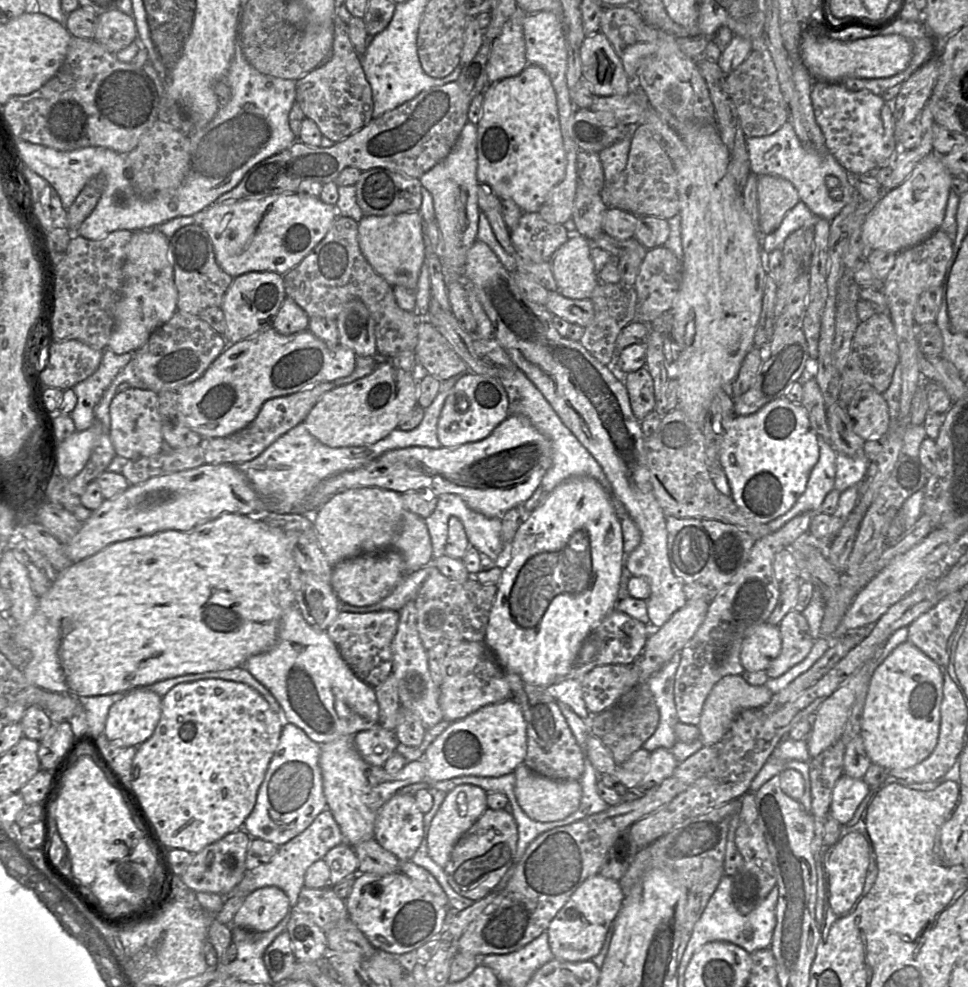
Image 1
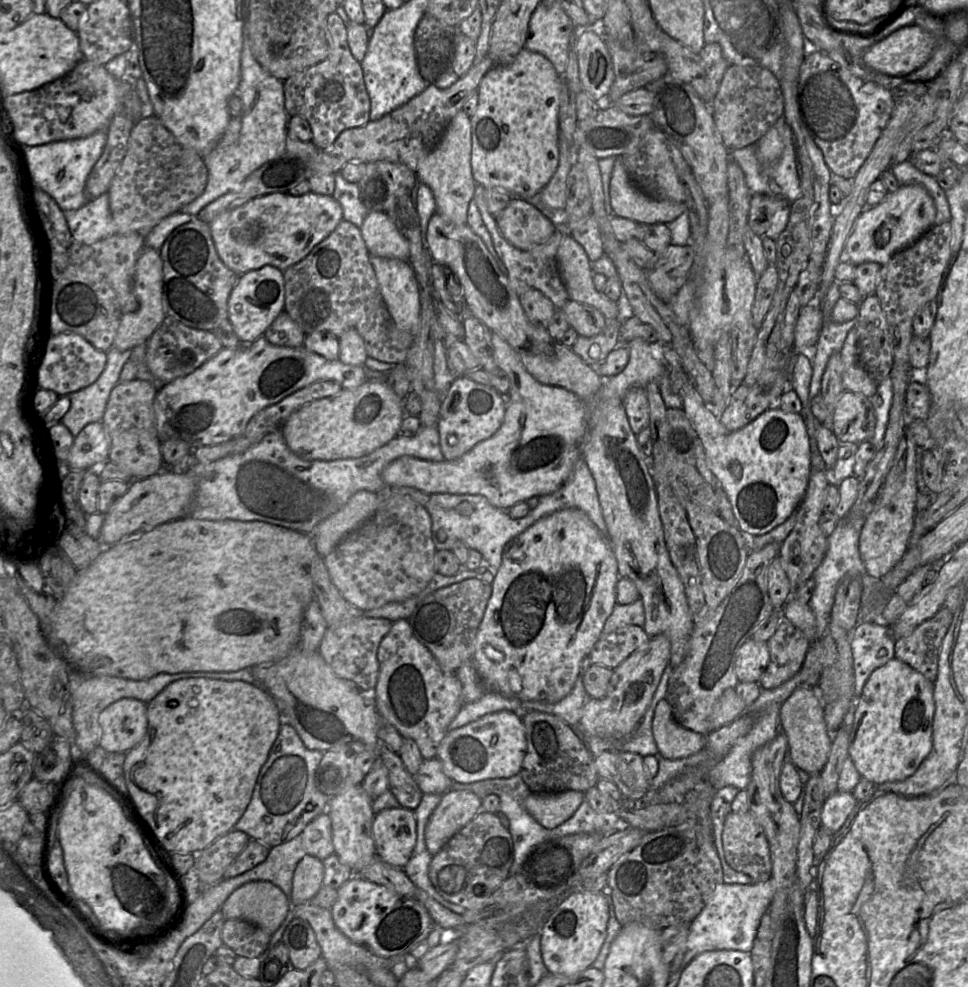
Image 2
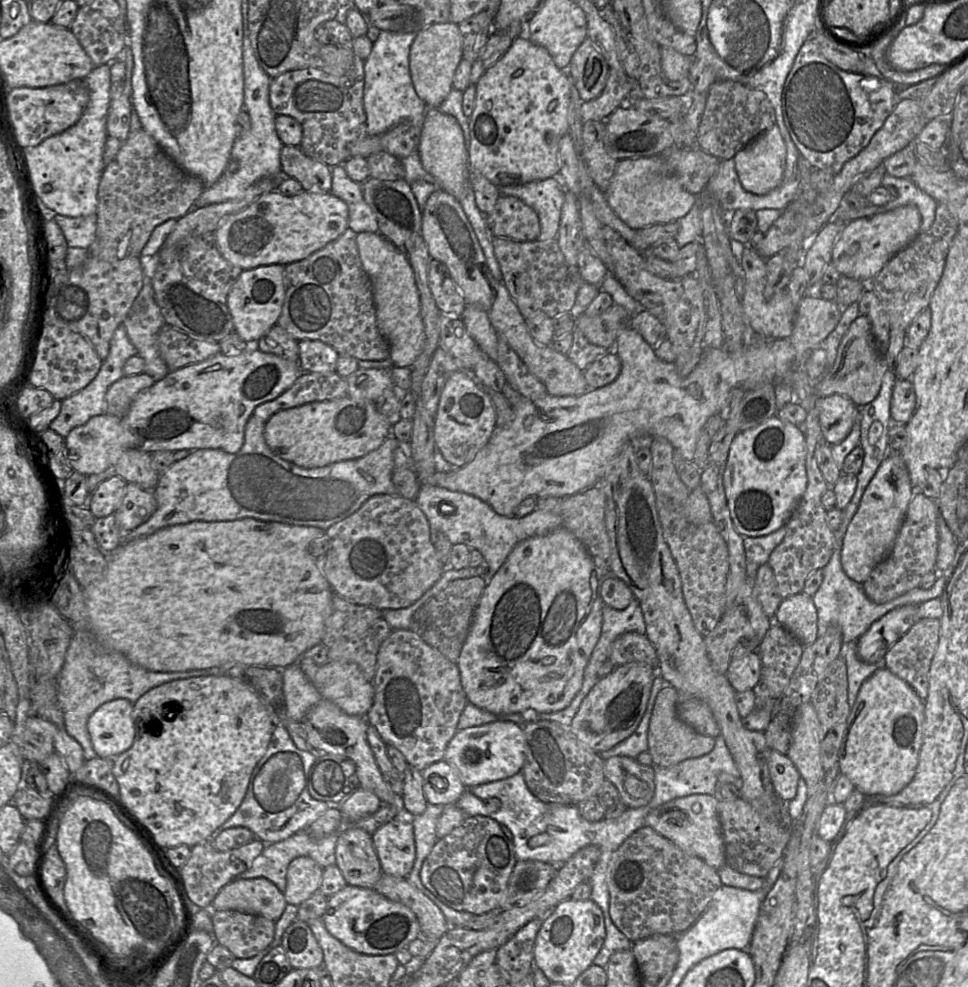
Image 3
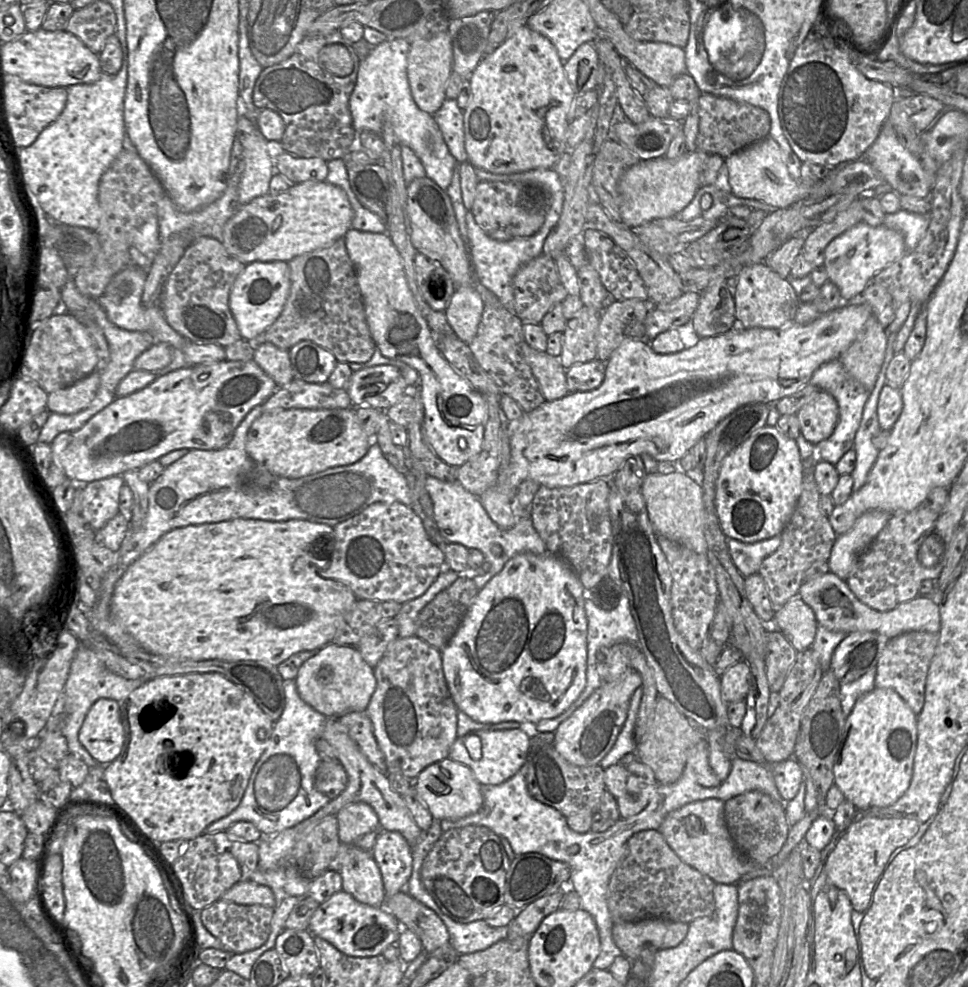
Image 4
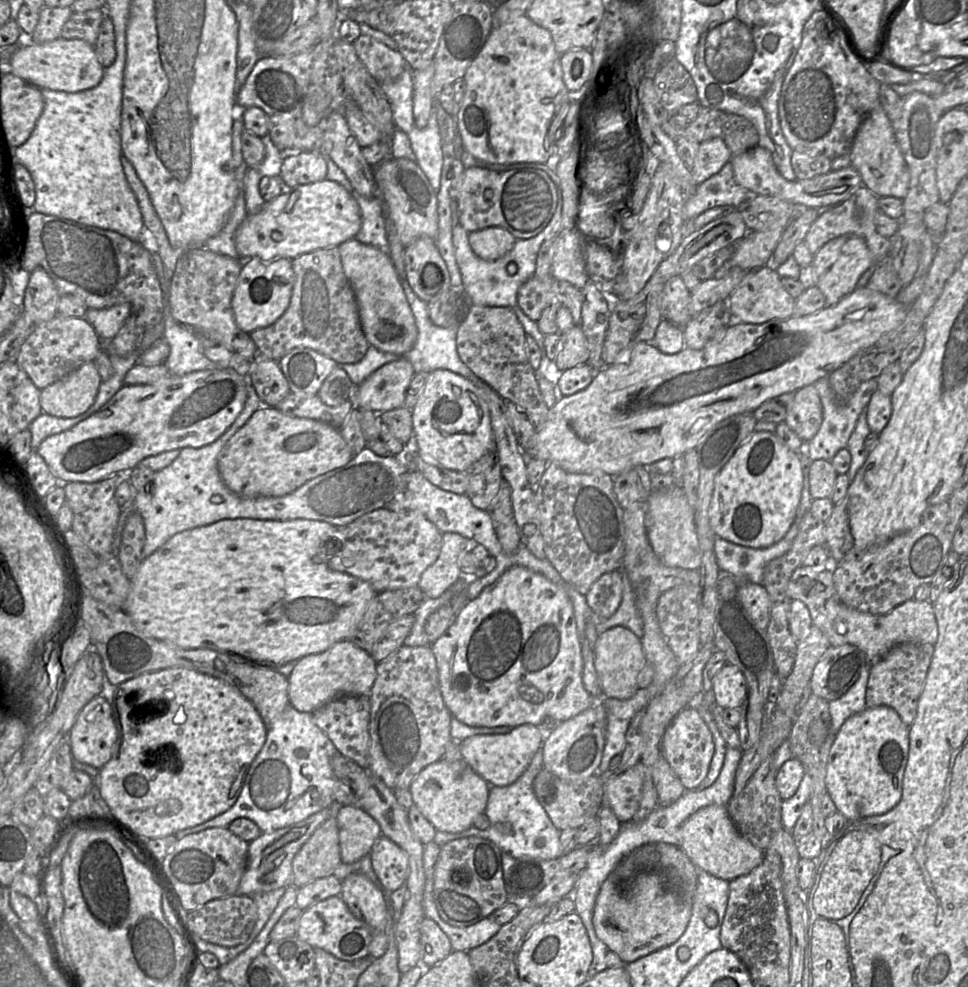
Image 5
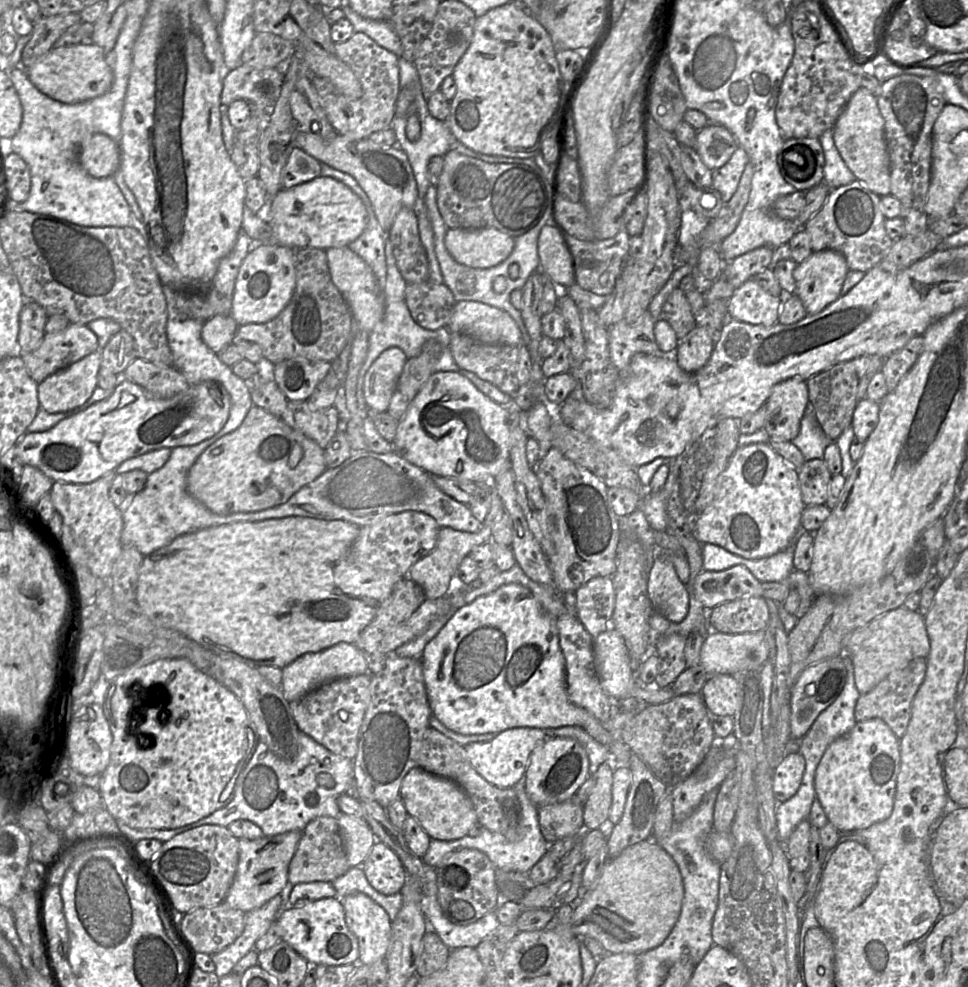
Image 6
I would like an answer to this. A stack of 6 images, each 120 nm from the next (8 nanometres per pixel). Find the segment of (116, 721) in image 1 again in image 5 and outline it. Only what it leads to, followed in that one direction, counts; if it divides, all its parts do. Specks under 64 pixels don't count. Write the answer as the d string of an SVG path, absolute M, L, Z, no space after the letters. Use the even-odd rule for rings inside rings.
M104 695L93 698L80 712L68 734L73 760L101 769L113 756L118 729L110 702Z

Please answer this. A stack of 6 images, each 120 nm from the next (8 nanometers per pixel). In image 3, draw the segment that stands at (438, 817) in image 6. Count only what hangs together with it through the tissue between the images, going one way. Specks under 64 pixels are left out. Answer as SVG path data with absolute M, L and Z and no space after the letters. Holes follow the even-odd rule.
M446 760L426 767L422 778L424 795L429 804L445 806L456 803L467 790L457 769Z

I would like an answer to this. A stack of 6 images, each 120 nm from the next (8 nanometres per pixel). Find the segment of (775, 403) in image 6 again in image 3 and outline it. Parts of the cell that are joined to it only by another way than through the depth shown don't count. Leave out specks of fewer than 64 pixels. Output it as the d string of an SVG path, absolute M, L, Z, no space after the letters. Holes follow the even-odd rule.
M843 395L817 398L814 407L818 411L823 440L830 445L842 442L854 423L860 422L860 408Z

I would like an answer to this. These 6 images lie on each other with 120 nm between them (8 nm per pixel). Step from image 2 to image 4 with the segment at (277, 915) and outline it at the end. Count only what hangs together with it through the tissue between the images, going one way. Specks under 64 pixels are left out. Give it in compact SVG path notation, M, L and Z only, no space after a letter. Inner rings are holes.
M242 881L228 889L220 898L241 905L259 904L275 909L276 902L272 890L254 881Z

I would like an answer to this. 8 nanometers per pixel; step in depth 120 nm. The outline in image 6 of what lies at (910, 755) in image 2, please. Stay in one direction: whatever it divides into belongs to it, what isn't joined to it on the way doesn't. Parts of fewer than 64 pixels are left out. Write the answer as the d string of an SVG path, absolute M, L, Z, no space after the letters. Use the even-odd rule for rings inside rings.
M881 719L856 722L845 735L833 741L826 749L814 778L816 799L819 800L828 821L841 832L866 829L889 818L894 806L896 781L900 771L900 740Z

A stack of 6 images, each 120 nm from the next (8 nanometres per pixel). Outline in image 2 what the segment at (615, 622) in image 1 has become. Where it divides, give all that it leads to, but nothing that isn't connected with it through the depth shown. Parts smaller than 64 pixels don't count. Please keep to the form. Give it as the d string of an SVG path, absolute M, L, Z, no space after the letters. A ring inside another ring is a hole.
M636 625L617 628L595 643L588 655L591 664L614 669L640 647L646 645L650 636Z

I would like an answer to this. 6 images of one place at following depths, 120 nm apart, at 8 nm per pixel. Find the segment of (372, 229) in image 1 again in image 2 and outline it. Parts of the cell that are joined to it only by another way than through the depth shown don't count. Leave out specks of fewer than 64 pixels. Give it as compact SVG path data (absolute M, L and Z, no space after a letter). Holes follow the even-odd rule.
M369 212L360 232L370 256L408 261L409 243L385 212Z

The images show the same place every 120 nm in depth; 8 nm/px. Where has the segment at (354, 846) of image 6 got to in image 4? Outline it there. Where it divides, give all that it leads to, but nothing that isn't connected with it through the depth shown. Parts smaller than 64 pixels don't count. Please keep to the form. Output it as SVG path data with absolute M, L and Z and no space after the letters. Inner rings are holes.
M354 802L344 806L336 817L338 836L343 845L353 845L361 836L380 830L376 812L365 802Z

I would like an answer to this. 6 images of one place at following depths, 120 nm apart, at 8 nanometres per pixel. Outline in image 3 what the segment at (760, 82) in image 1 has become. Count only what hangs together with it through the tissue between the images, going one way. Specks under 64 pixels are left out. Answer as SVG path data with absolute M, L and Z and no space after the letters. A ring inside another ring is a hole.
M716 80L707 93L705 110L696 130L696 147L720 160L733 159L739 151L769 130L775 120L775 110L763 91L731 80Z

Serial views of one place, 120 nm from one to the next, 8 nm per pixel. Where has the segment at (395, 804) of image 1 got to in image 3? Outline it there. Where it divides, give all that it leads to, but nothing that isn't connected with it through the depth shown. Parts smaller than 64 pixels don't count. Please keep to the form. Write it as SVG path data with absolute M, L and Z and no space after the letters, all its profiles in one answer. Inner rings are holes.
M404 810L372 835L381 870L385 874L406 878L413 867L416 850L412 817Z

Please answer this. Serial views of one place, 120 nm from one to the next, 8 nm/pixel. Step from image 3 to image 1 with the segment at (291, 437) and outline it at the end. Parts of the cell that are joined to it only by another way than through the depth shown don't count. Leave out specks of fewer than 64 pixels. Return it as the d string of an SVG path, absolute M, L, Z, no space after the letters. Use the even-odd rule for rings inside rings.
M386 359L368 376L325 393L303 423L312 436L331 448L372 445L398 429L418 407L418 383L412 373L395 368Z

